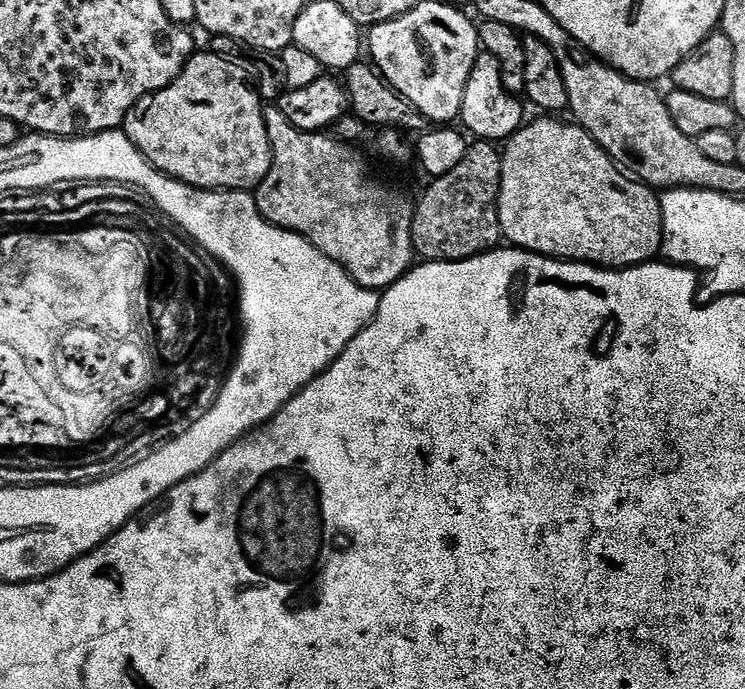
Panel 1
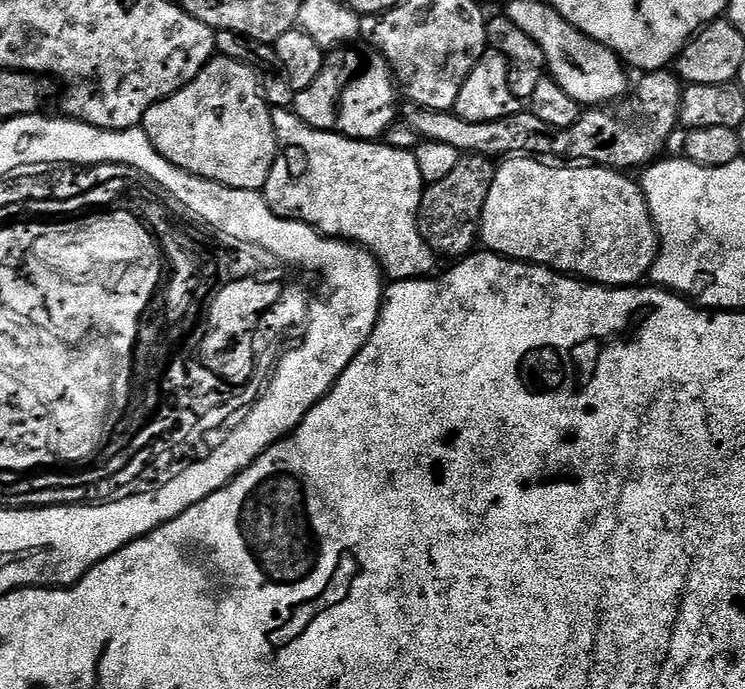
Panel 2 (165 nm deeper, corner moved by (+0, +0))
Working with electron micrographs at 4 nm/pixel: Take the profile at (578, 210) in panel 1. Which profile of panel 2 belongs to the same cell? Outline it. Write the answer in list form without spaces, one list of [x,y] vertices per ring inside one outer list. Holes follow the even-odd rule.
[[[530,156],[505,159],[496,169],[490,194],[486,194],[479,239],[487,251],[498,256],[522,260],[525,264],[540,264],[585,282],[610,288],[639,285],[643,281],[640,279],[651,273],[656,261],[658,237],[644,191],[630,177],[610,168],[557,166]]]

